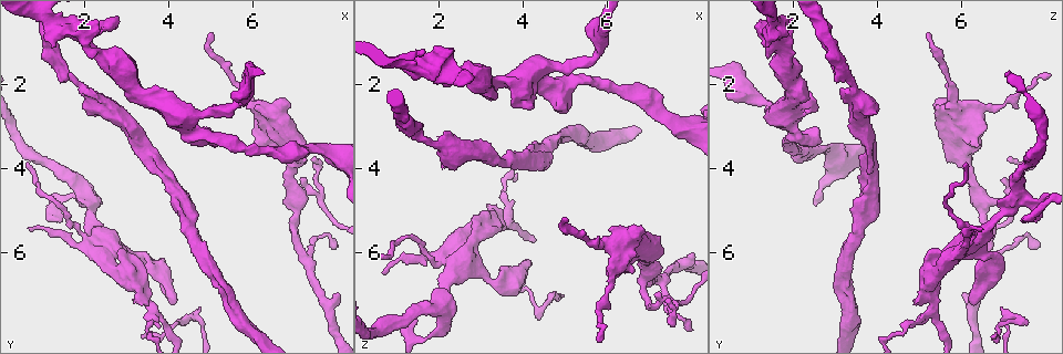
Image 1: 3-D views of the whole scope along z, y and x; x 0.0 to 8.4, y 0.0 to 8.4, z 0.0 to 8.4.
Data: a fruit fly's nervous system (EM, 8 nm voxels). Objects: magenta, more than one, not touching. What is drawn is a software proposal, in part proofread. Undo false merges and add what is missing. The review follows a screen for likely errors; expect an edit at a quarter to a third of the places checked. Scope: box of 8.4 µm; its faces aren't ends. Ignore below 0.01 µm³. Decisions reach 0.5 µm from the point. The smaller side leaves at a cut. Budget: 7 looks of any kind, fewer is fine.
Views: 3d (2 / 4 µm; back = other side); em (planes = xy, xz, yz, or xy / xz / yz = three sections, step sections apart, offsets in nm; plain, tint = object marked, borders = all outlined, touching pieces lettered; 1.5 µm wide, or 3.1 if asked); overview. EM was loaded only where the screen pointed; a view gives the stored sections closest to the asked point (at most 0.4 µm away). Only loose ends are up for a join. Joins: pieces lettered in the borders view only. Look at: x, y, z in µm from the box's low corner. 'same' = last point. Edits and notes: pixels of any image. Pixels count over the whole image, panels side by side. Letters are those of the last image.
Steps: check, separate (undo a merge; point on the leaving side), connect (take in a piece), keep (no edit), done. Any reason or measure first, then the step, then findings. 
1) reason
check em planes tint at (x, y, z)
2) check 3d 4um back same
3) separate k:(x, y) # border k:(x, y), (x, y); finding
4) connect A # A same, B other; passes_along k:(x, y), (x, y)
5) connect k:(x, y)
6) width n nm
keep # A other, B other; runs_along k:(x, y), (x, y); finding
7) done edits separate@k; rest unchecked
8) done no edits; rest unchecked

a fork
check em xz step 4 tint at (3.65, 7.35, 5.35)

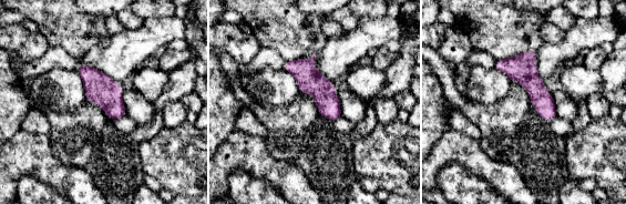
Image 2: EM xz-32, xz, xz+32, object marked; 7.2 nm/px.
cut it another way
check em planes borders same

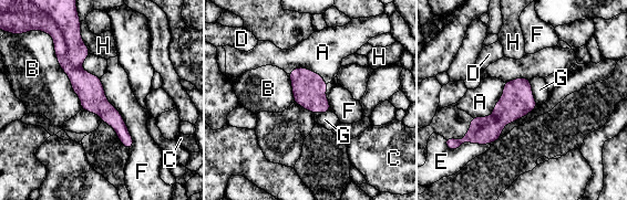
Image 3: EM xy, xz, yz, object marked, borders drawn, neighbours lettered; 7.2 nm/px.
separate 3:(83, 83) # A other, B other, C other, D other, E other, F other, G other, H other; two neurons meet here

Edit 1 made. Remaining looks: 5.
check overview

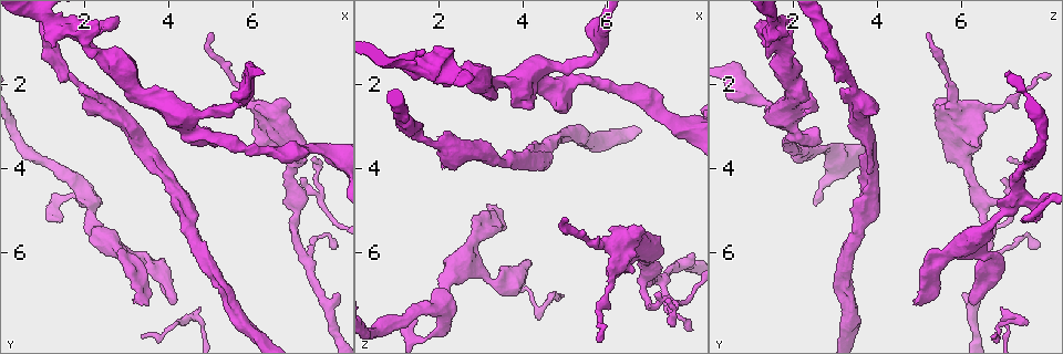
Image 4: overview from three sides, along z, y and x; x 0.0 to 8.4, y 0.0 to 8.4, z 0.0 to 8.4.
abrupt turn
check em xz step 8 tint at (2.10, 4.65, 7.30)

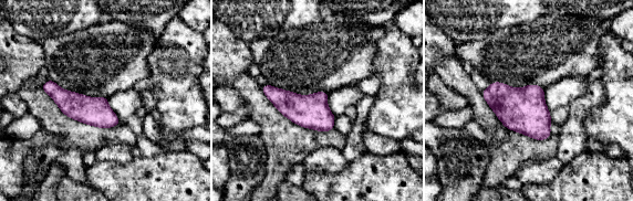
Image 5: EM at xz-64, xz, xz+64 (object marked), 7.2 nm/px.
another direction
check em planes tint same

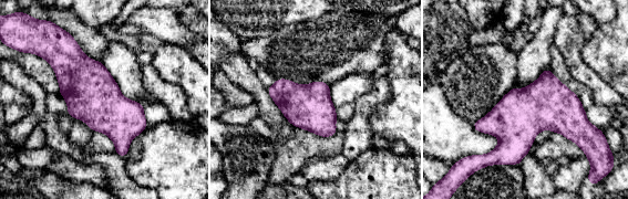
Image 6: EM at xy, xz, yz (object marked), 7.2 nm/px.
see the neighbours
check em planes borders same

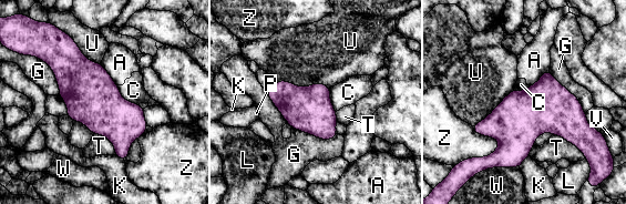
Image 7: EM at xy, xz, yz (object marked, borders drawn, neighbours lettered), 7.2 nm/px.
longest_contact U 400 nm
keep # A other, C other, G other, K other, L other, P other, T other, U other, V other, W other, Z other; border 7:(116, 85), (124, 99), (143, 109); all the same neuron

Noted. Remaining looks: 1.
done edits separate@3; rest unchecked

